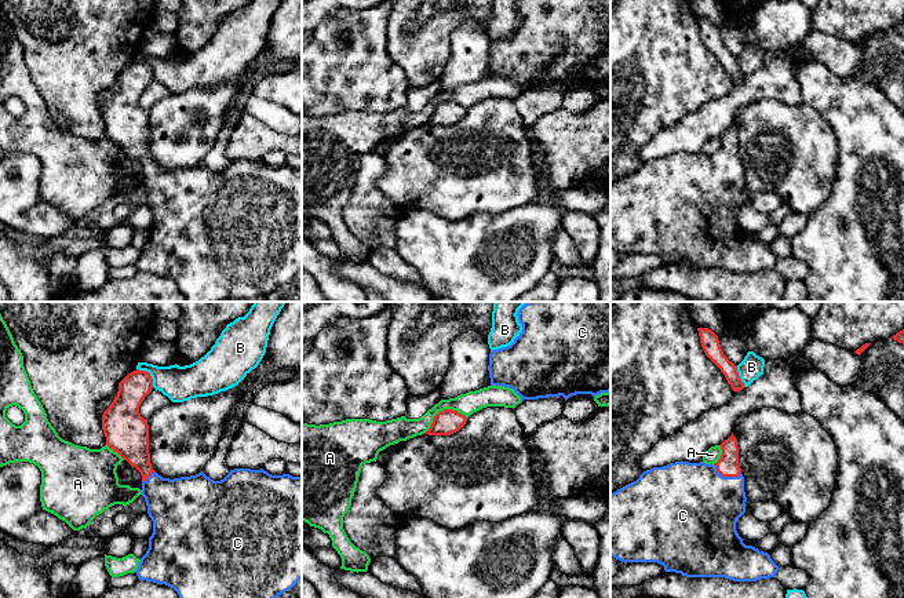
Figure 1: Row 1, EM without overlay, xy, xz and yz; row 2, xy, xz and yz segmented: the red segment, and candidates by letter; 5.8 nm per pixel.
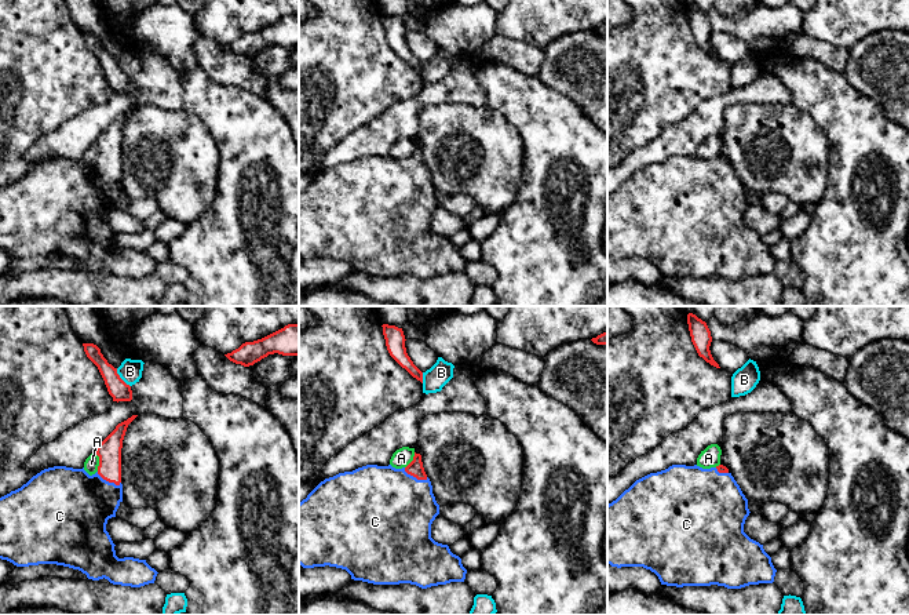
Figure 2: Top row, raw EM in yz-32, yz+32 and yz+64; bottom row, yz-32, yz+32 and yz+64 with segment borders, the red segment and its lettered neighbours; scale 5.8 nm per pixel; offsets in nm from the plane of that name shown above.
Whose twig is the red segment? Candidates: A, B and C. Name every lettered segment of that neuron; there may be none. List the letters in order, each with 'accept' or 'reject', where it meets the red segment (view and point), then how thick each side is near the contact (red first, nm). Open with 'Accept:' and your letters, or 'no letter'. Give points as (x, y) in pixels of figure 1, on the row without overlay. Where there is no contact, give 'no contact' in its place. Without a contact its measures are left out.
Accept: C
A: reject; meets red in xz at (444, 101); 150 nm thick on the red side, 130 nm on the other
B: reject; meets red in xy at (149, 65); 170 nm thick on the red side, 200 nm on the other
C: accept; meets red in yz at (725, 167); 130 nm thick on the red side, 480 nm on the other

